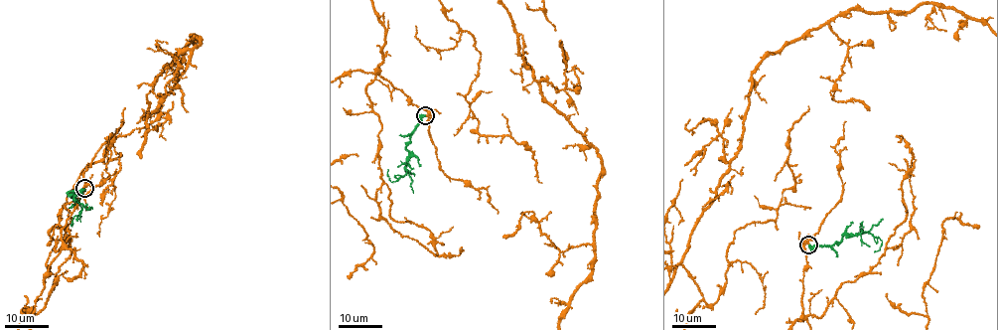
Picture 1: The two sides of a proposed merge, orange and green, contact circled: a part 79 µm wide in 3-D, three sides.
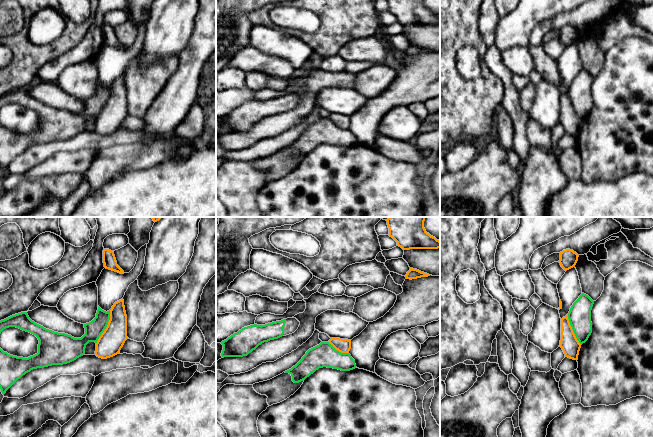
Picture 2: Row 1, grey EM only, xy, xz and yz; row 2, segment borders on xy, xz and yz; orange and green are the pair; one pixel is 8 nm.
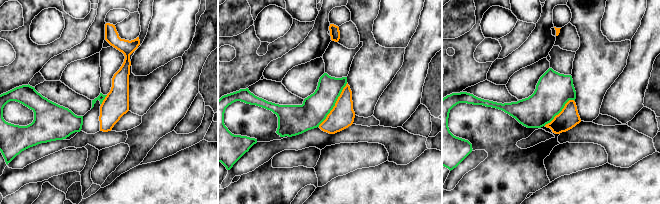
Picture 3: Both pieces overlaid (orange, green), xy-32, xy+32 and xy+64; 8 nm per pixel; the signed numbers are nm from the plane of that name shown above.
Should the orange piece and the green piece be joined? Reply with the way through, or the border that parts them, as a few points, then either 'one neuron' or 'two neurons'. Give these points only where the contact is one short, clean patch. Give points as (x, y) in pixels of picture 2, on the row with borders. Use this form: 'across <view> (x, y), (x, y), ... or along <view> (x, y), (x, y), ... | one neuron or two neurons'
along xy (111, 309), (108, 324), (96, 343) | two neurons

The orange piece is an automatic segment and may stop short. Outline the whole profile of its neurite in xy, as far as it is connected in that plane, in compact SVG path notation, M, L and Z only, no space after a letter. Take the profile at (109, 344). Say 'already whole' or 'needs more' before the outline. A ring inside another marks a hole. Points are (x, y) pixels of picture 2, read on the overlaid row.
already whole | M121 299L110 310L110 320L96 343L95 355L102 359L113 357L119 354L127 339L127 315Z

